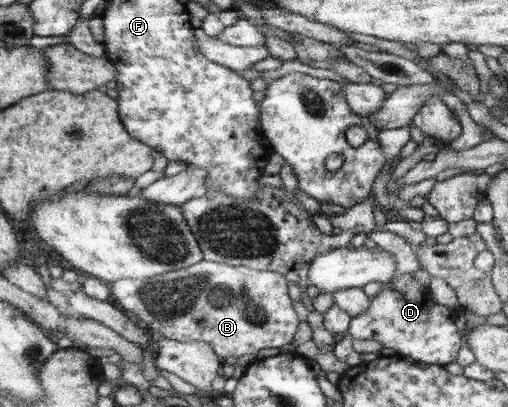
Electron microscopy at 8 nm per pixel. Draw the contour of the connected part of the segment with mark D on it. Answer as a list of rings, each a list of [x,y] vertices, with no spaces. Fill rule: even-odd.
[[[404,273],[387,282],[383,285],[383,290],[372,298],[370,309],[366,313],[353,317],[350,328],[352,338],[377,340],[382,342],[386,348],[393,349],[395,354],[408,358],[412,357],[416,362],[430,363],[431,365],[446,365],[450,362],[456,362],[458,352],[464,344],[464,340],[460,336],[460,330],[456,326],[455,318],[461,312],[460,309],[450,309],[434,303],[428,287],[422,285],[412,273]]]

